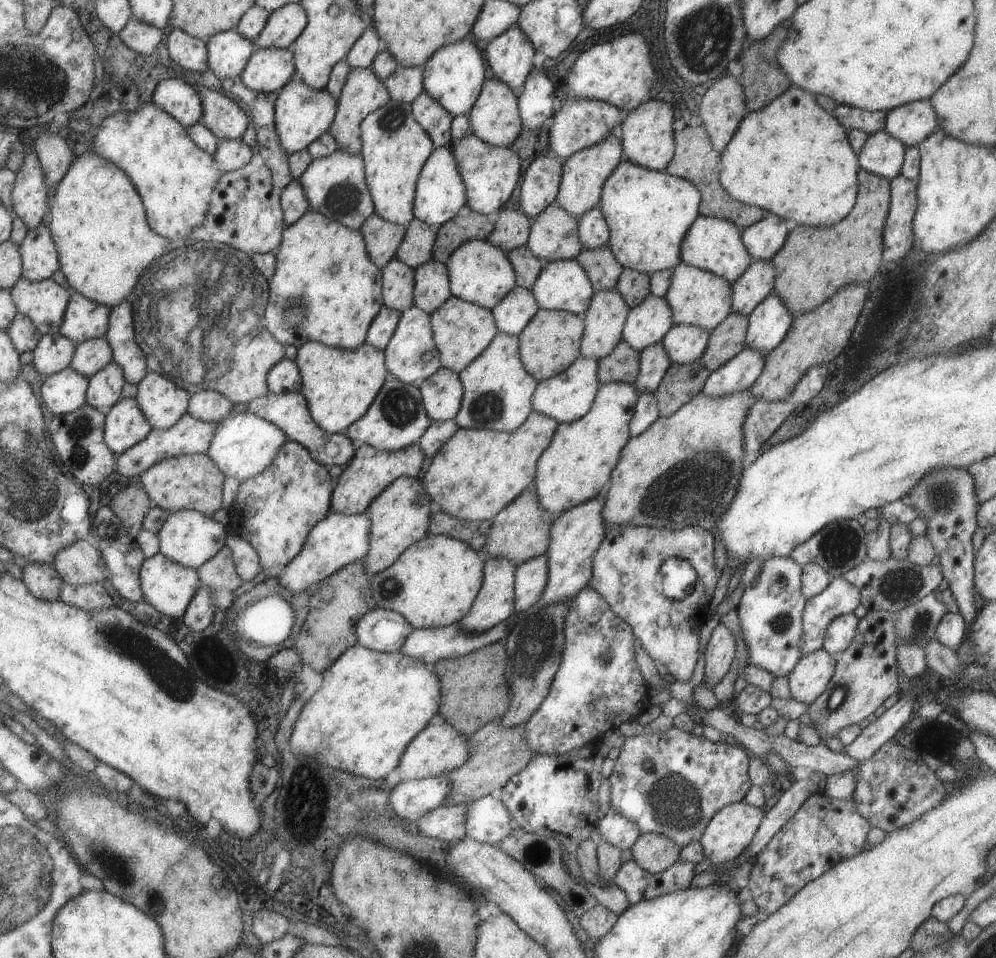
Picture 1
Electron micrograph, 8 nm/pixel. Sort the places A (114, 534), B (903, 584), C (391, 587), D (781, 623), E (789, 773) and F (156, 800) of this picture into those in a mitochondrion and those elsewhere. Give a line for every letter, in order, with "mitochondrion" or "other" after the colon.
A: other
B: mitochondrion
C: mitochondrion
D: mitochondrion
E: other
F: other

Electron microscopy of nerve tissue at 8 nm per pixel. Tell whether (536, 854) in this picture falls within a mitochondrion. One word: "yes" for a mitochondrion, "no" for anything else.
yes

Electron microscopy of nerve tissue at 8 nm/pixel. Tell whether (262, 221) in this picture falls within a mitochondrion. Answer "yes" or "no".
no

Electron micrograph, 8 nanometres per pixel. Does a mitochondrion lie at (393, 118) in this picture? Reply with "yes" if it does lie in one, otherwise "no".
yes

